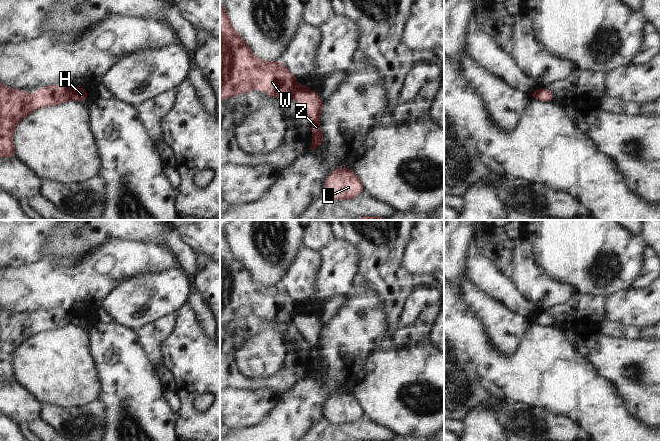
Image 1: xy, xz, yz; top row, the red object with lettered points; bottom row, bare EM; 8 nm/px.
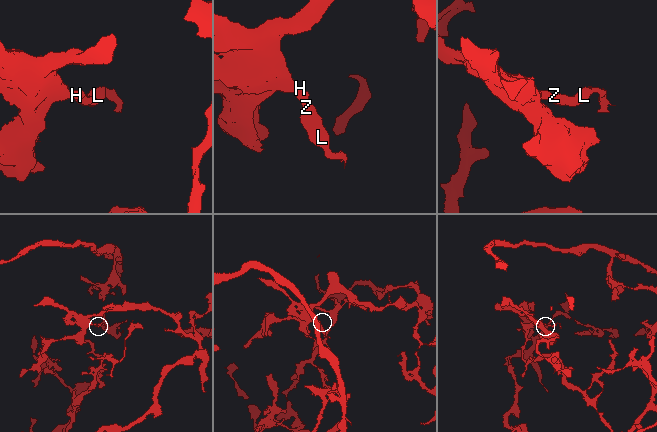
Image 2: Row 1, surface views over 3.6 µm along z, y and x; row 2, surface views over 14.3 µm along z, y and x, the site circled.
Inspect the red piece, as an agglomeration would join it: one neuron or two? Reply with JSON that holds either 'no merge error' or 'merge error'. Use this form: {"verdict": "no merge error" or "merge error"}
{"verdict": "merge error"}

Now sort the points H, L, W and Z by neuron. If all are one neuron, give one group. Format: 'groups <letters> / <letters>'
groups H L Z / W

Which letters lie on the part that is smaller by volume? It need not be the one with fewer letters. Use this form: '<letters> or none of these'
H, L, Z

